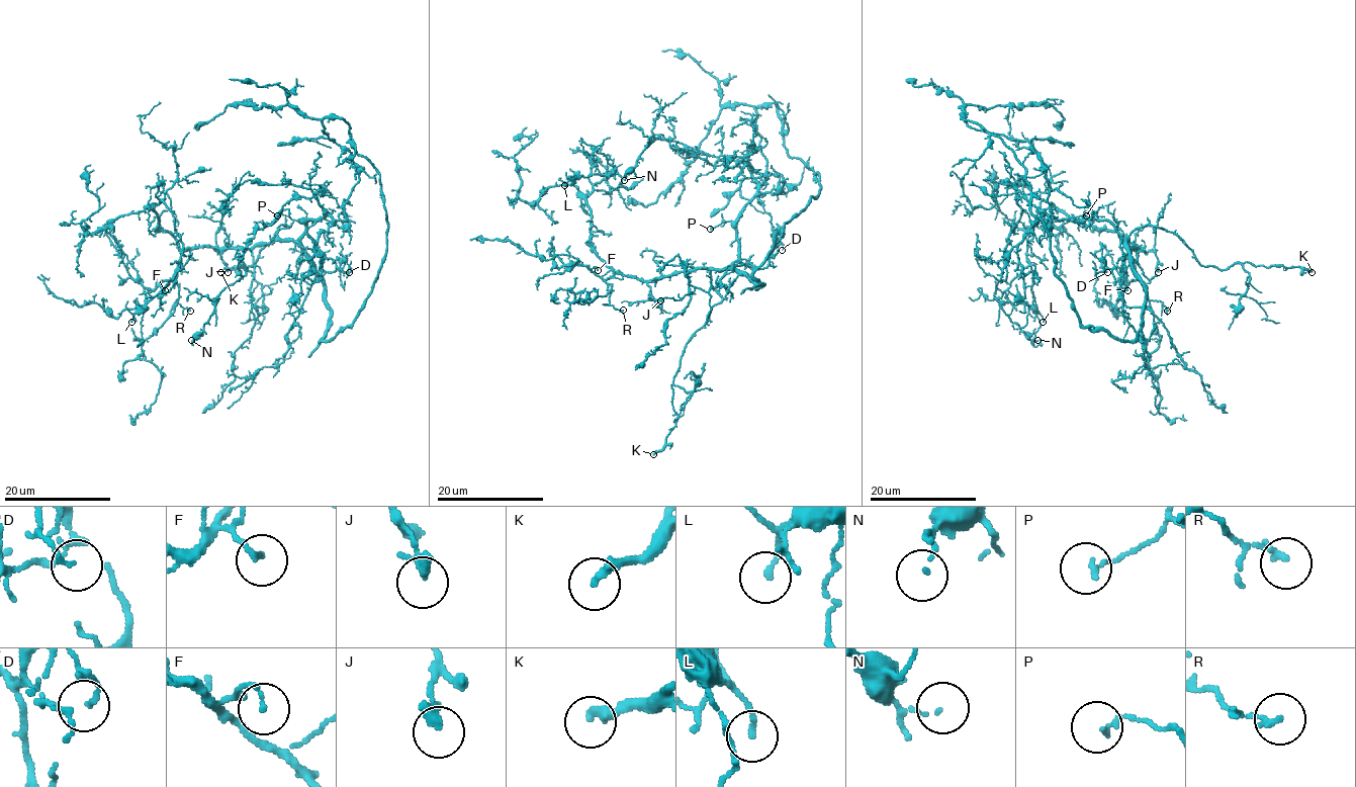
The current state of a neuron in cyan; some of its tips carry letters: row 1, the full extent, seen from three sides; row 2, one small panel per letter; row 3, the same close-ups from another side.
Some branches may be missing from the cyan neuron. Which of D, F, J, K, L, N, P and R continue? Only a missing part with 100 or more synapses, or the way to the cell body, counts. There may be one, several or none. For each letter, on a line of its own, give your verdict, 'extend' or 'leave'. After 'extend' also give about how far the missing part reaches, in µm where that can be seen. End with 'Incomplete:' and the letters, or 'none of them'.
D: leave
F: leave
J: leave
K: leave
L: leave
N: leave
P: leave
R: leave
Incomplete: none of them

